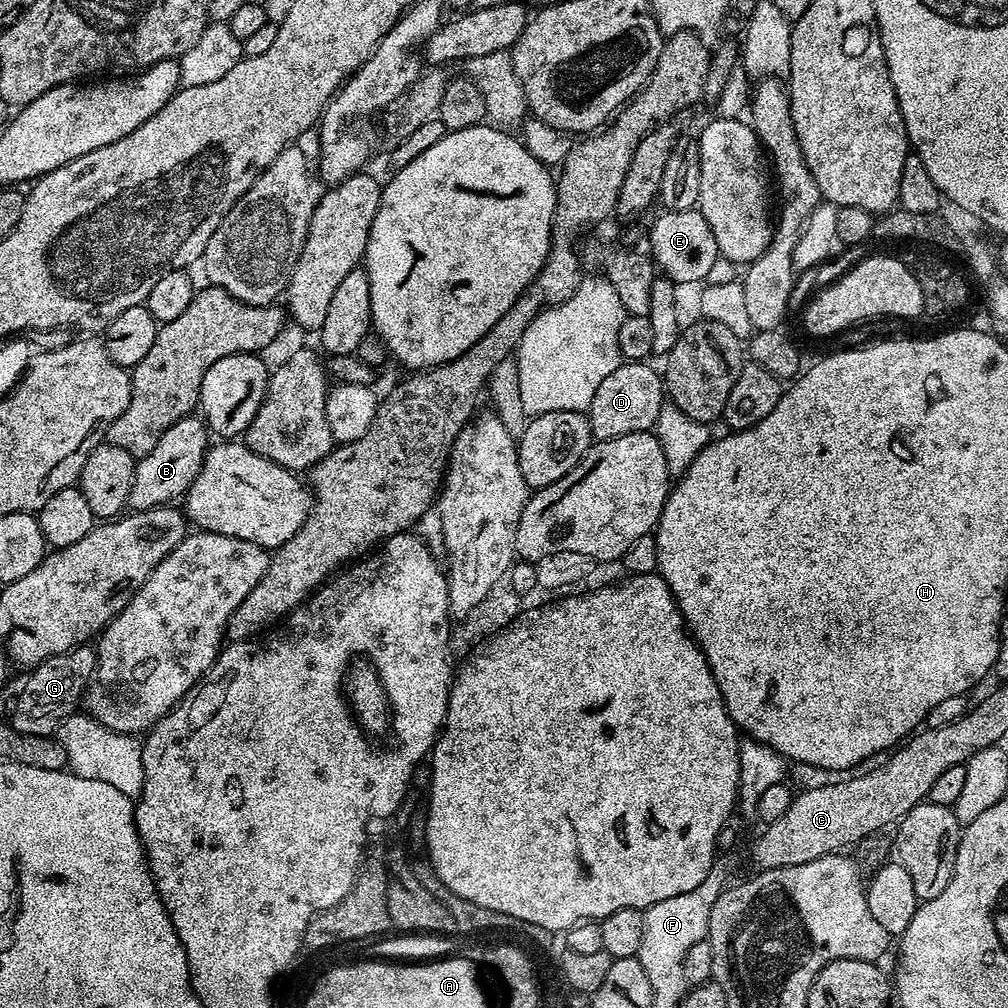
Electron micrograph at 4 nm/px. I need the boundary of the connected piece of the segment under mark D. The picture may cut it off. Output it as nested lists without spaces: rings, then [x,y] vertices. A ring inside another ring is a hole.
[[[621,362],[594,390],[594,402],[587,410],[588,425],[596,440],[622,438],[622,434],[652,432],[658,422],[658,414],[666,402],[664,381],[648,362]]]

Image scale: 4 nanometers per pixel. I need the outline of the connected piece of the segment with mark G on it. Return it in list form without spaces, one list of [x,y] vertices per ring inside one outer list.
[[[92,646],[71,648],[57,656],[51,656],[27,673],[28,681],[12,708],[12,729],[31,736],[52,736],[60,724],[81,707],[84,691],[92,681],[96,669],[96,650]]]

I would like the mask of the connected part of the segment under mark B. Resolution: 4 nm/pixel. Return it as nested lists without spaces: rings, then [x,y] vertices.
[[[199,415],[184,416],[170,430],[158,438],[158,446],[150,454],[139,457],[134,470],[134,486],[130,486],[128,508],[133,512],[145,512],[151,508],[162,508],[179,501],[187,492],[198,470],[202,470],[204,456],[210,447],[207,424]]]

